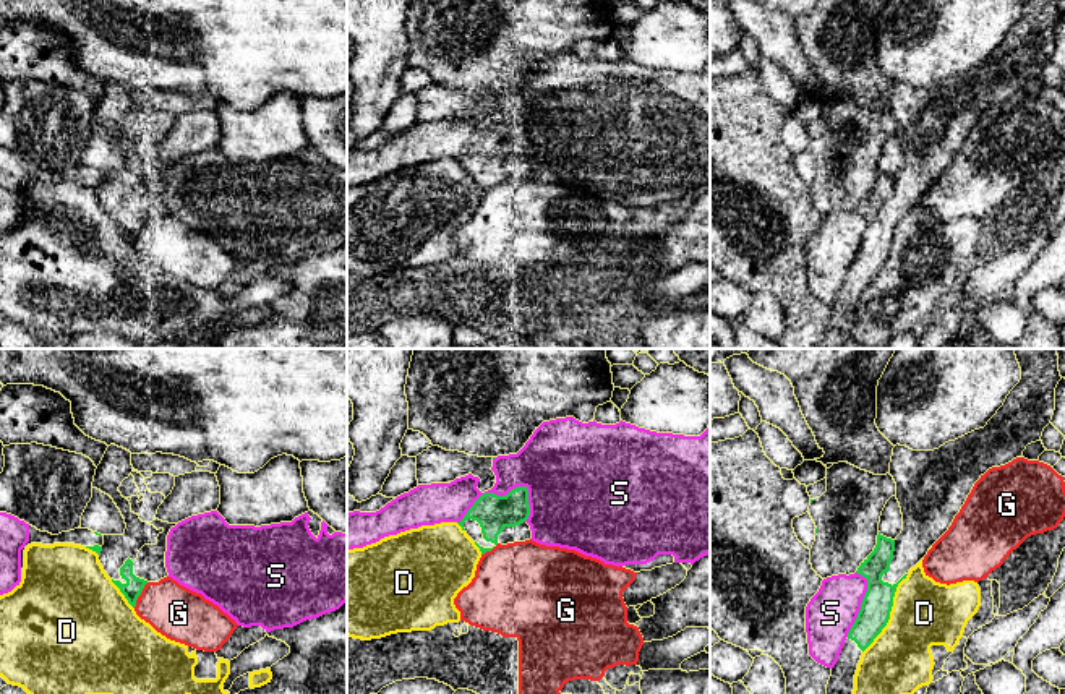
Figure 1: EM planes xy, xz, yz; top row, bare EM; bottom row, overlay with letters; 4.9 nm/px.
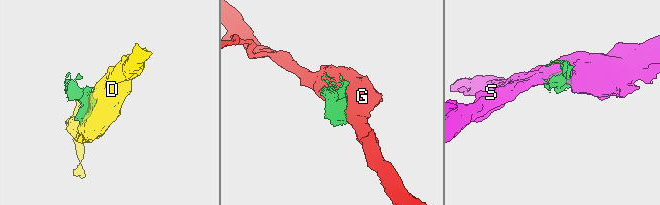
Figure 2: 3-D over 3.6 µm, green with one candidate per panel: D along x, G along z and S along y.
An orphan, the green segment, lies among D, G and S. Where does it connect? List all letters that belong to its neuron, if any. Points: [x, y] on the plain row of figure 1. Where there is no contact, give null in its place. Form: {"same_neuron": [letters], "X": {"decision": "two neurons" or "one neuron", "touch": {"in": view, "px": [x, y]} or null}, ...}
{"same_neuron": [], "D": {"decision": "two neurons", "touch": {"in": "yz", "px": [889, 250]}}, "G": {"decision": "two neurons", "touch": {"in": "xy", "px": [140, 231]}}, "S": {"decision": "two neurons", "touch": {"in": "xz", "px": [491, 130]}}}

